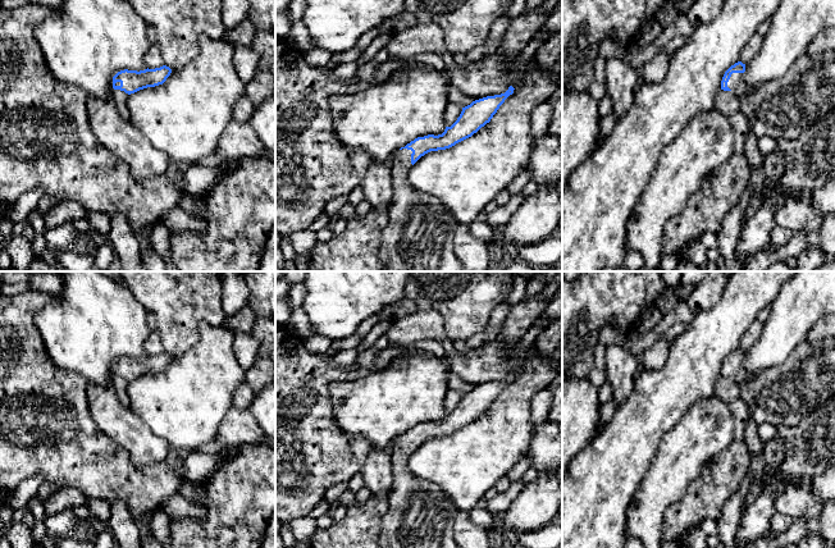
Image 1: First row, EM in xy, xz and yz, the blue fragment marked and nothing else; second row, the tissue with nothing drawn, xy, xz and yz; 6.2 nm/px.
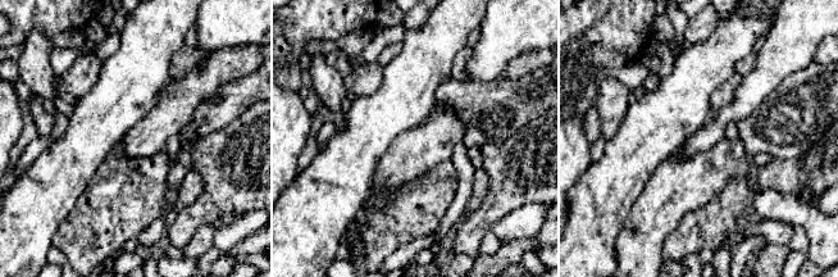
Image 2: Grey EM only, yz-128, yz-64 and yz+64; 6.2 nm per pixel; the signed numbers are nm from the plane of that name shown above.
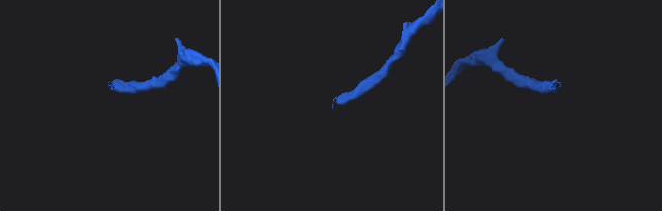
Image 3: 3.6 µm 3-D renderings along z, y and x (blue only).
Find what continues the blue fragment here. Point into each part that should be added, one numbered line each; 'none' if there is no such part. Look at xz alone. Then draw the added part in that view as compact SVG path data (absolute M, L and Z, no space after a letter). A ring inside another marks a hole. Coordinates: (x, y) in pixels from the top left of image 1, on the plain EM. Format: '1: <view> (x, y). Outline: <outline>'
1: xz (419, 515). Outline: M407 435L393 440L393 481L387 498L388 510L380 520L380 548L460 548L453 539L453 522L460 512L435 483L411 474L407 466L411 440Z

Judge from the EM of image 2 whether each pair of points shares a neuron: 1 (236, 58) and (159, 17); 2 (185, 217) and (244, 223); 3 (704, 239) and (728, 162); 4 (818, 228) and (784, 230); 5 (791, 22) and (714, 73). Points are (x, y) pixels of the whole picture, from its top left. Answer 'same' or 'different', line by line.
1: different
2: different
3: different
4: different
5: different

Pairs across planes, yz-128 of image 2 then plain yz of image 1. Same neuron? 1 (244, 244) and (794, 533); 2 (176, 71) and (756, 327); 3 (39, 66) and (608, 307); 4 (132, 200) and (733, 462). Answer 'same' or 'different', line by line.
1: same
2: same
3: different
4: same

